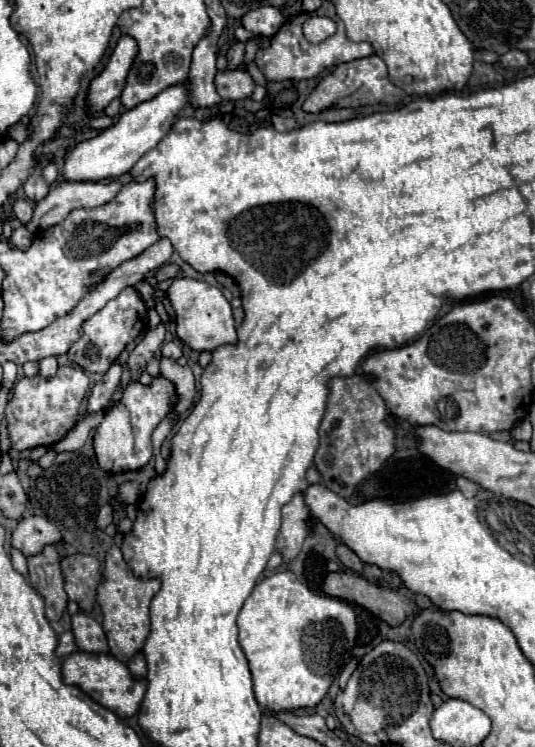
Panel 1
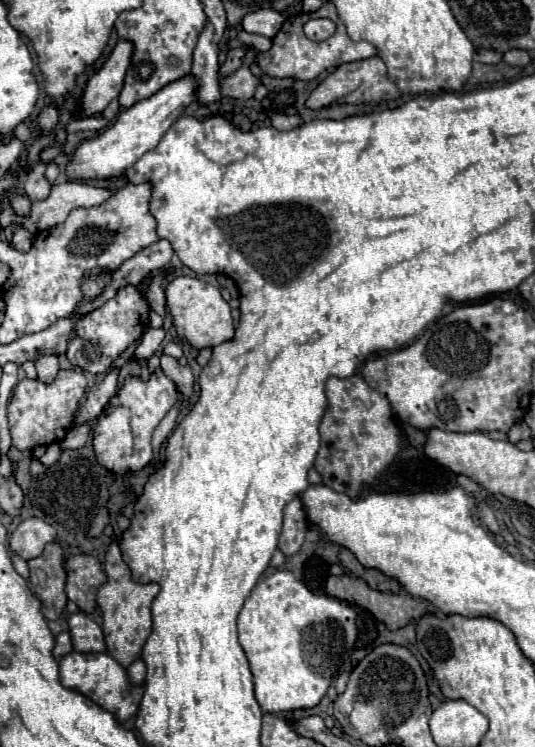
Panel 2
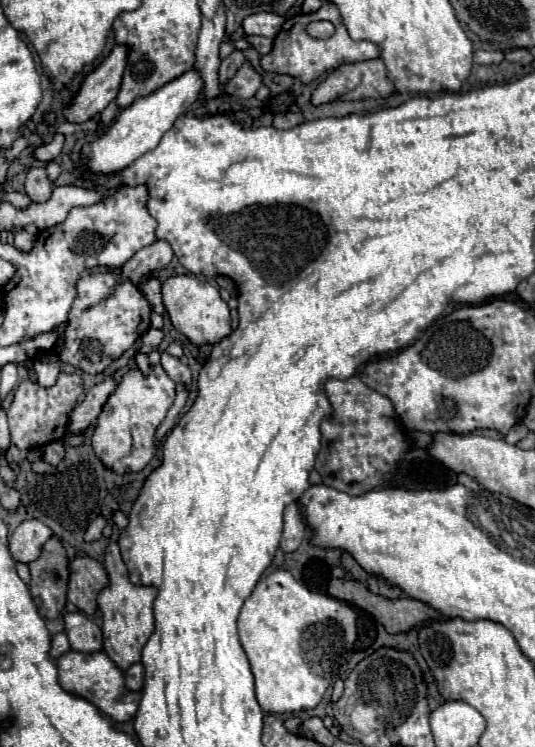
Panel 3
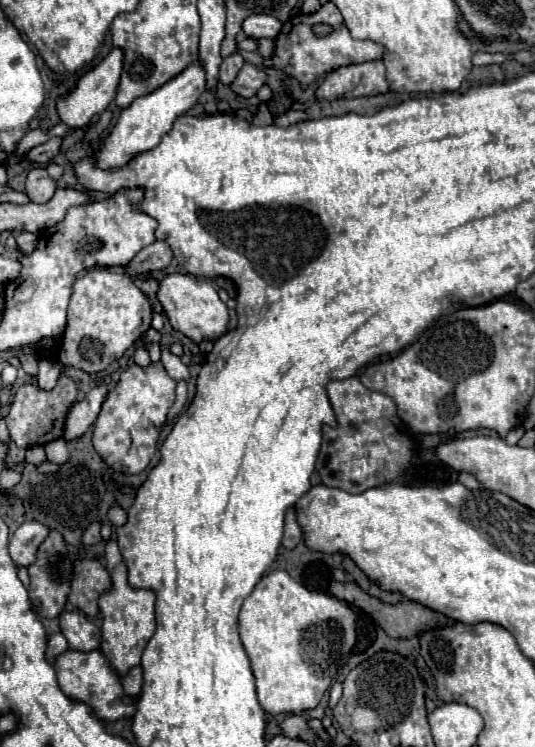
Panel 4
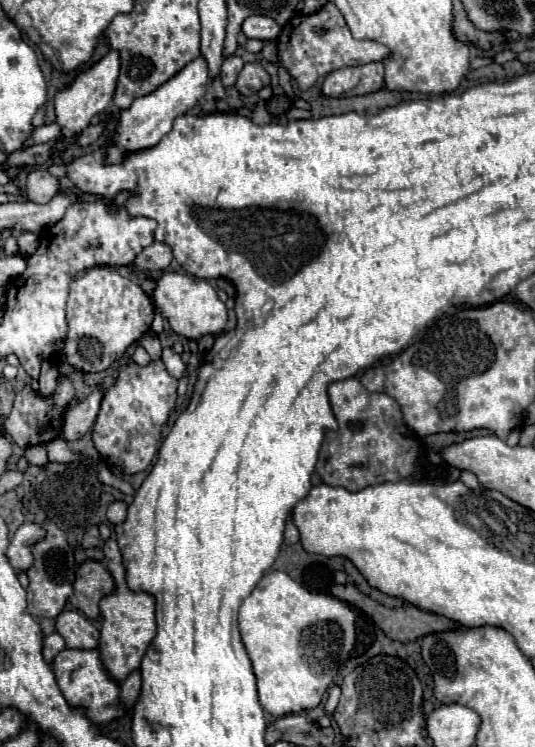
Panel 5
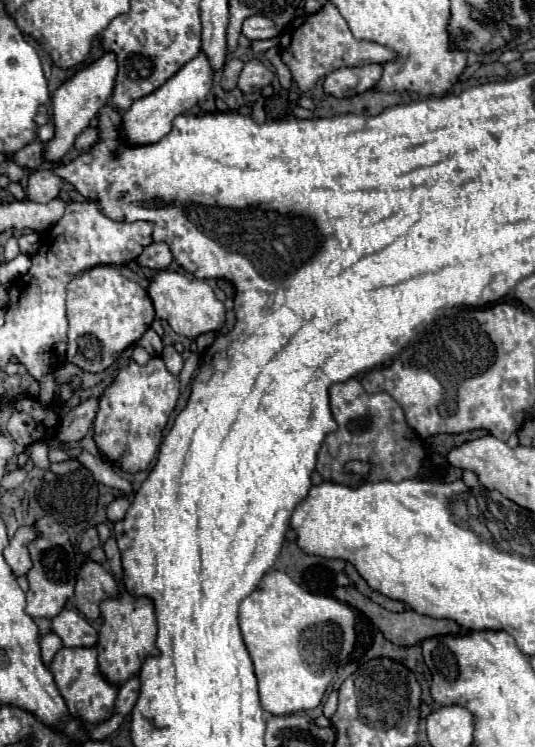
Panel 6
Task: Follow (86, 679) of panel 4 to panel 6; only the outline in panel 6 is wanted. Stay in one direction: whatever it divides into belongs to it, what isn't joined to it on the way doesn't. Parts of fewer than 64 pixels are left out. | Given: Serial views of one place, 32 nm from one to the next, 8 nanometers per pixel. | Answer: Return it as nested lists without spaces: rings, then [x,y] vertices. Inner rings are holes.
[[[80,646],[80,648],[60,648],[48,666],[56,686],[68,706],[70,716],[88,722],[102,722],[110,716],[110,710],[114,708],[116,700],[116,686],[108,684],[102,674],[98,672],[98,662],[96,662],[96,648],[94,646]]]

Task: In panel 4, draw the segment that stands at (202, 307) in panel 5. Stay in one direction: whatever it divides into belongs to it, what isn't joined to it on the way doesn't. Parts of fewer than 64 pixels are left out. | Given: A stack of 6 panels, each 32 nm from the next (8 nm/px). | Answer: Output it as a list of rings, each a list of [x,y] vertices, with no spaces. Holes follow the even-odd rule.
[[[166,274],[160,282],[156,298],[162,304],[162,310],[168,316],[172,328],[182,332],[186,338],[194,342],[200,342],[204,338],[216,340],[226,332],[228,308],[218,298],[218,292],[202,278],[196,278],[190,274]]]

